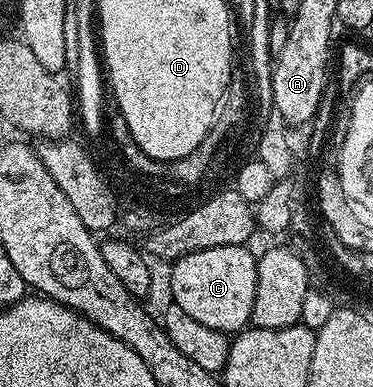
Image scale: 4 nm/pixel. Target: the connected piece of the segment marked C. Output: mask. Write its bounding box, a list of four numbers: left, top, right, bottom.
[170,245,257,336]

